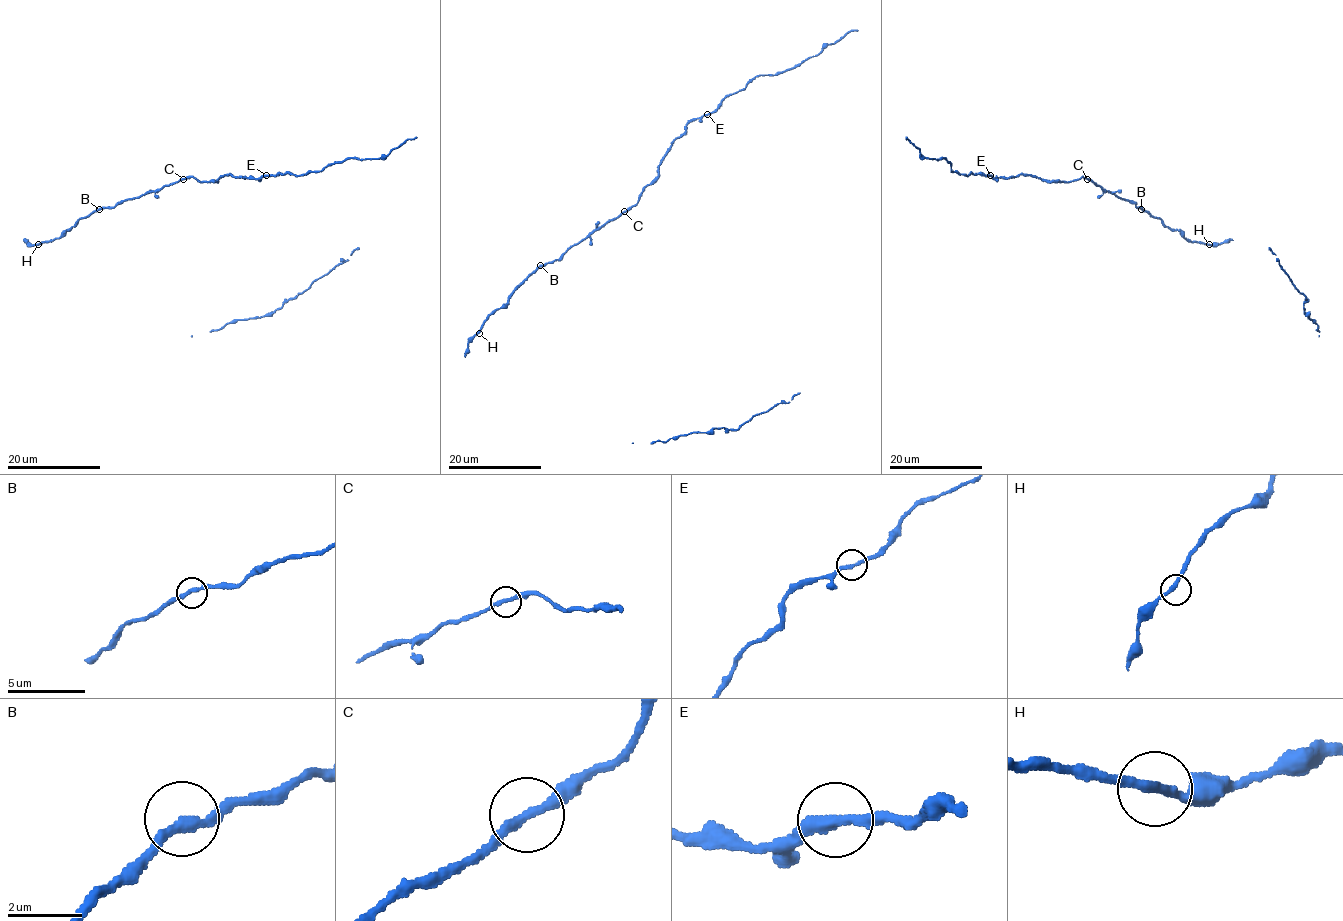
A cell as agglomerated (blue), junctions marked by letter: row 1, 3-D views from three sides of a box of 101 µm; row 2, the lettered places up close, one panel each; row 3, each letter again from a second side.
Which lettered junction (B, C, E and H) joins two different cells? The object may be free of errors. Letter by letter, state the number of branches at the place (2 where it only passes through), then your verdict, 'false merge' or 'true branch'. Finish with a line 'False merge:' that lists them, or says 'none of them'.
B: 2 branches meet; true branch
C: 2 branches meet; true branch
E: 2 branches meet; true branch
H: 2 branches meet; true branch
False merge: none of them

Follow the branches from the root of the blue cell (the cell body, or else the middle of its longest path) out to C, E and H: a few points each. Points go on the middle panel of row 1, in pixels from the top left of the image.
C: (540, 266), (559, 259), (573, 245), (624, 211)
E: (540, 266), (559, 259), (573, 245), (629, 210), (658, 175), (658, 165), (685, 126), (707, 115)
H: (540, 266), (489, 316), (479, 333)

